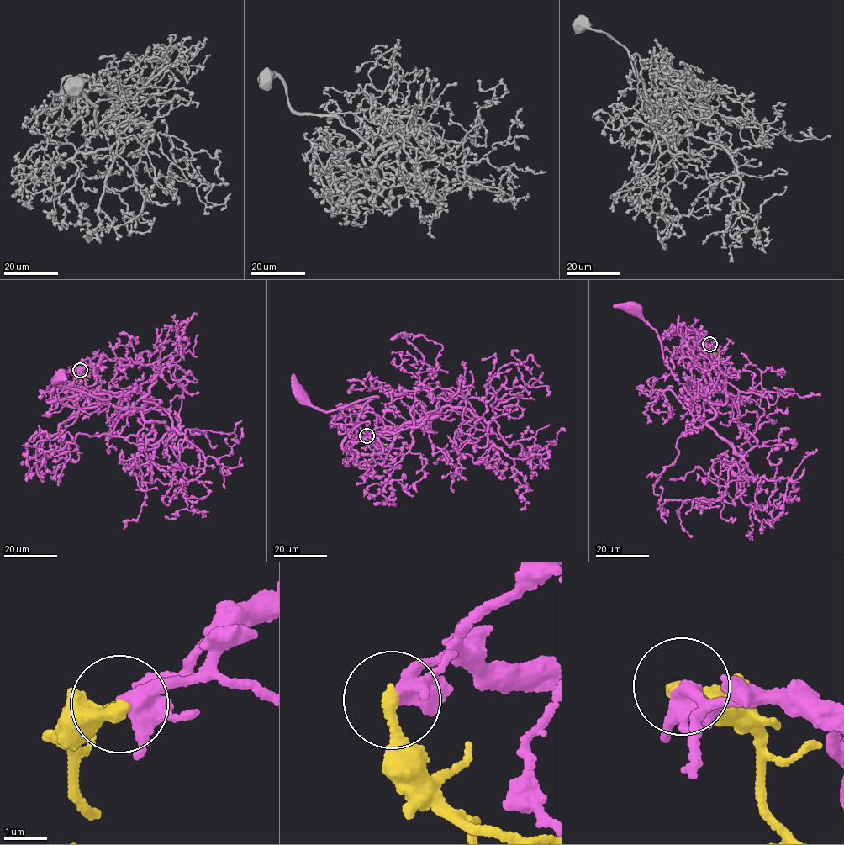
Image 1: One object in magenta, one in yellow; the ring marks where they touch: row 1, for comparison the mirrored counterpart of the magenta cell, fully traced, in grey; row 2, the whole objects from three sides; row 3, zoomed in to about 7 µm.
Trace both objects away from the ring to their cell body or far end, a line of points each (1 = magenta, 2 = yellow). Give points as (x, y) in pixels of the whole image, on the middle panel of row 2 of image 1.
1: (366, 435), (406, 393), (437, 399), (429, 418), (371, 437), (358, 420), (377, 396), (324, 412), (303, 395)
2: (366, 435), (372, 444), (387, 444)

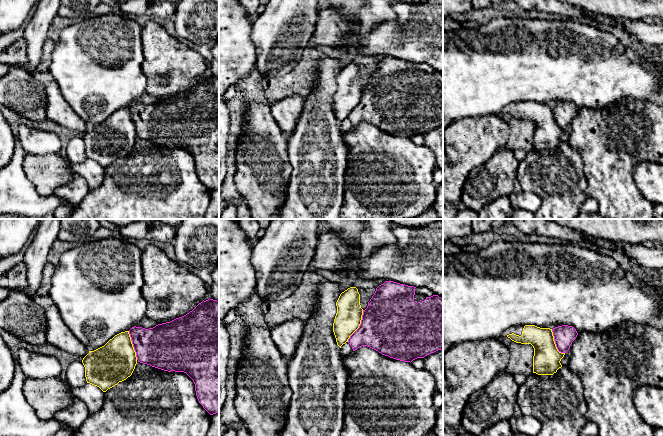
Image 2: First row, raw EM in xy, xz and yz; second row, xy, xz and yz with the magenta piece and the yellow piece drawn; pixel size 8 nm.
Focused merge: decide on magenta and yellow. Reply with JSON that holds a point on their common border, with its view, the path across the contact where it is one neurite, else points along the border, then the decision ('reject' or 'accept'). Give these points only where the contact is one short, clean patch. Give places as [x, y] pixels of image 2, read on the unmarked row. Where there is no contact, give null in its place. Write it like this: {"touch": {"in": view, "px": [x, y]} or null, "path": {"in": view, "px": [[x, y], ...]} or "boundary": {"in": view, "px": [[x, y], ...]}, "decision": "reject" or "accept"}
{"touch": {"in": "xz", "px": [359, 102]}, "boundary": {"in": "xz", "px": [[363, 86], [359, 103], [347, 117]]}, "decision": "reject"}

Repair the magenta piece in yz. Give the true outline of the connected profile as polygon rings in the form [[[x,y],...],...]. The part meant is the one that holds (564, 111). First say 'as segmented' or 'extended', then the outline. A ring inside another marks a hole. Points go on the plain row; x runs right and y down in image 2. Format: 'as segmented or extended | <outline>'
as segmented | [[[562,101],[552,105],[554,117],[559,128],[566,129],[578,109],[572,102]]]

